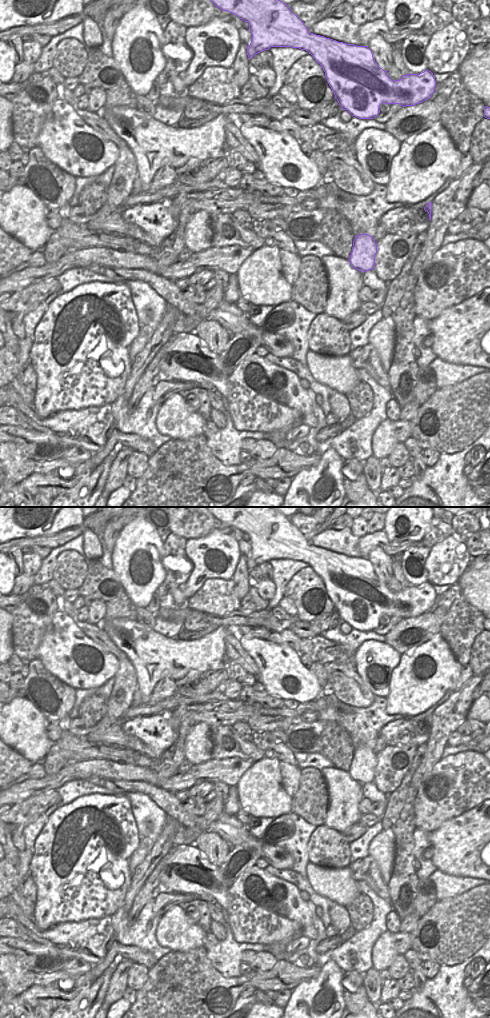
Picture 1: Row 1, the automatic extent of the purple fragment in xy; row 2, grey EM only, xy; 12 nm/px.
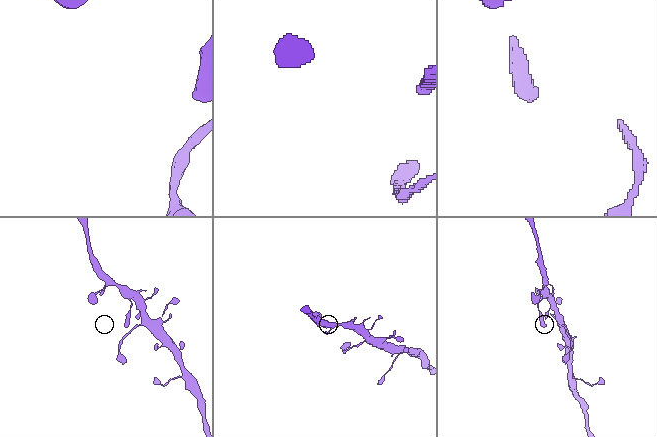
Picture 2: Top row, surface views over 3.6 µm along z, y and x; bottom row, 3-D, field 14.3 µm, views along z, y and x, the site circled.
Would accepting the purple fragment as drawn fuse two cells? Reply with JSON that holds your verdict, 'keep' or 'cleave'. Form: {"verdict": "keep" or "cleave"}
{"verdict": "keep"}

